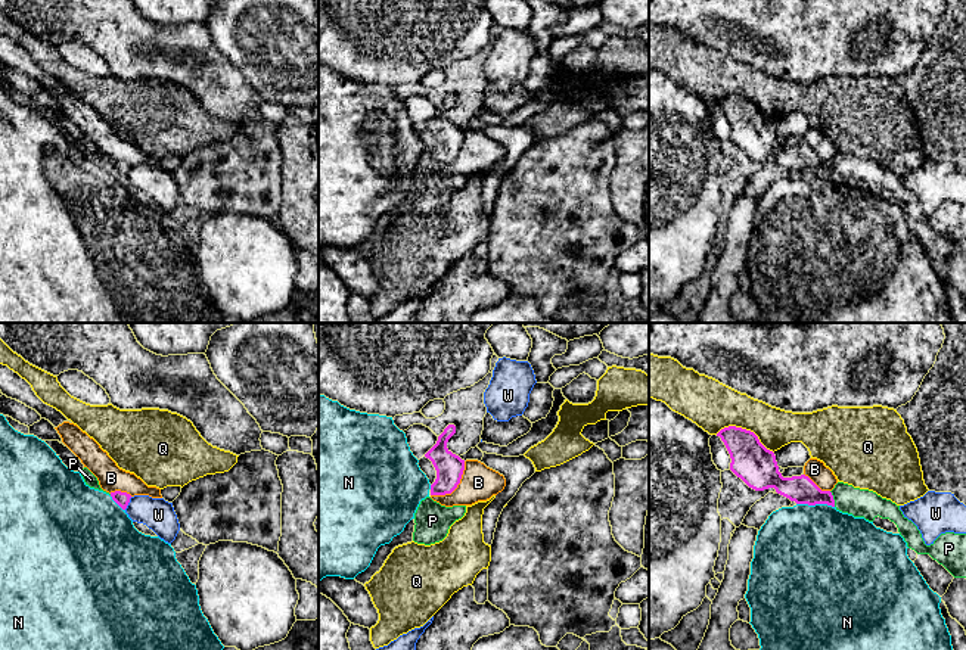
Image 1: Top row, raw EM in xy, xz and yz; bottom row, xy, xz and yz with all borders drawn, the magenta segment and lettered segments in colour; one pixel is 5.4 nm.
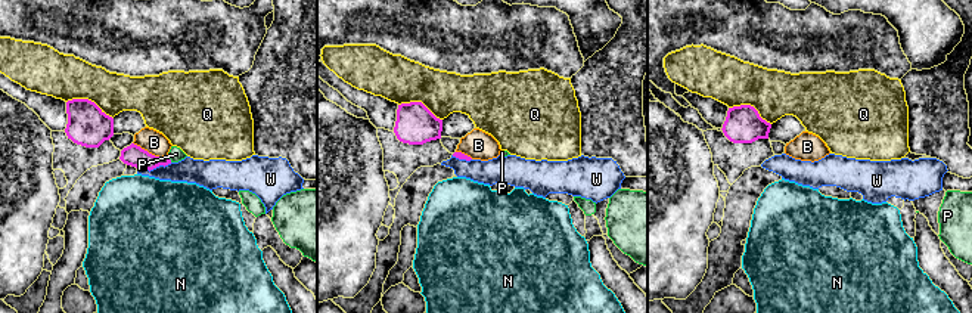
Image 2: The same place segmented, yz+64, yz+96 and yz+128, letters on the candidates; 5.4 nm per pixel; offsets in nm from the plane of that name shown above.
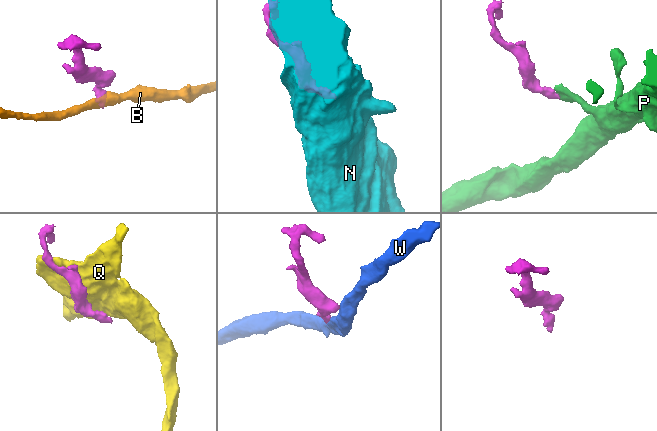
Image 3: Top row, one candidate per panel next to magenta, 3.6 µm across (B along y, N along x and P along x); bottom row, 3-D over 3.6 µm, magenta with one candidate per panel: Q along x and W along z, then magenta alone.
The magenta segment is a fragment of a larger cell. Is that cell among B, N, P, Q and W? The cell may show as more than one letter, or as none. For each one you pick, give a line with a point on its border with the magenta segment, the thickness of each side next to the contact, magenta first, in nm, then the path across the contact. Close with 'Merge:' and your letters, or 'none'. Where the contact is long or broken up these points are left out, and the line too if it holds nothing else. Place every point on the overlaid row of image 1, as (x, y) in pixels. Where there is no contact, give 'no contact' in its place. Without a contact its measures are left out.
P: yz (832, 498) | 150/160 nm | across yz (801, 490), (813, 495), (832, 498), (847, 498), (860, 503)
Merge: P

